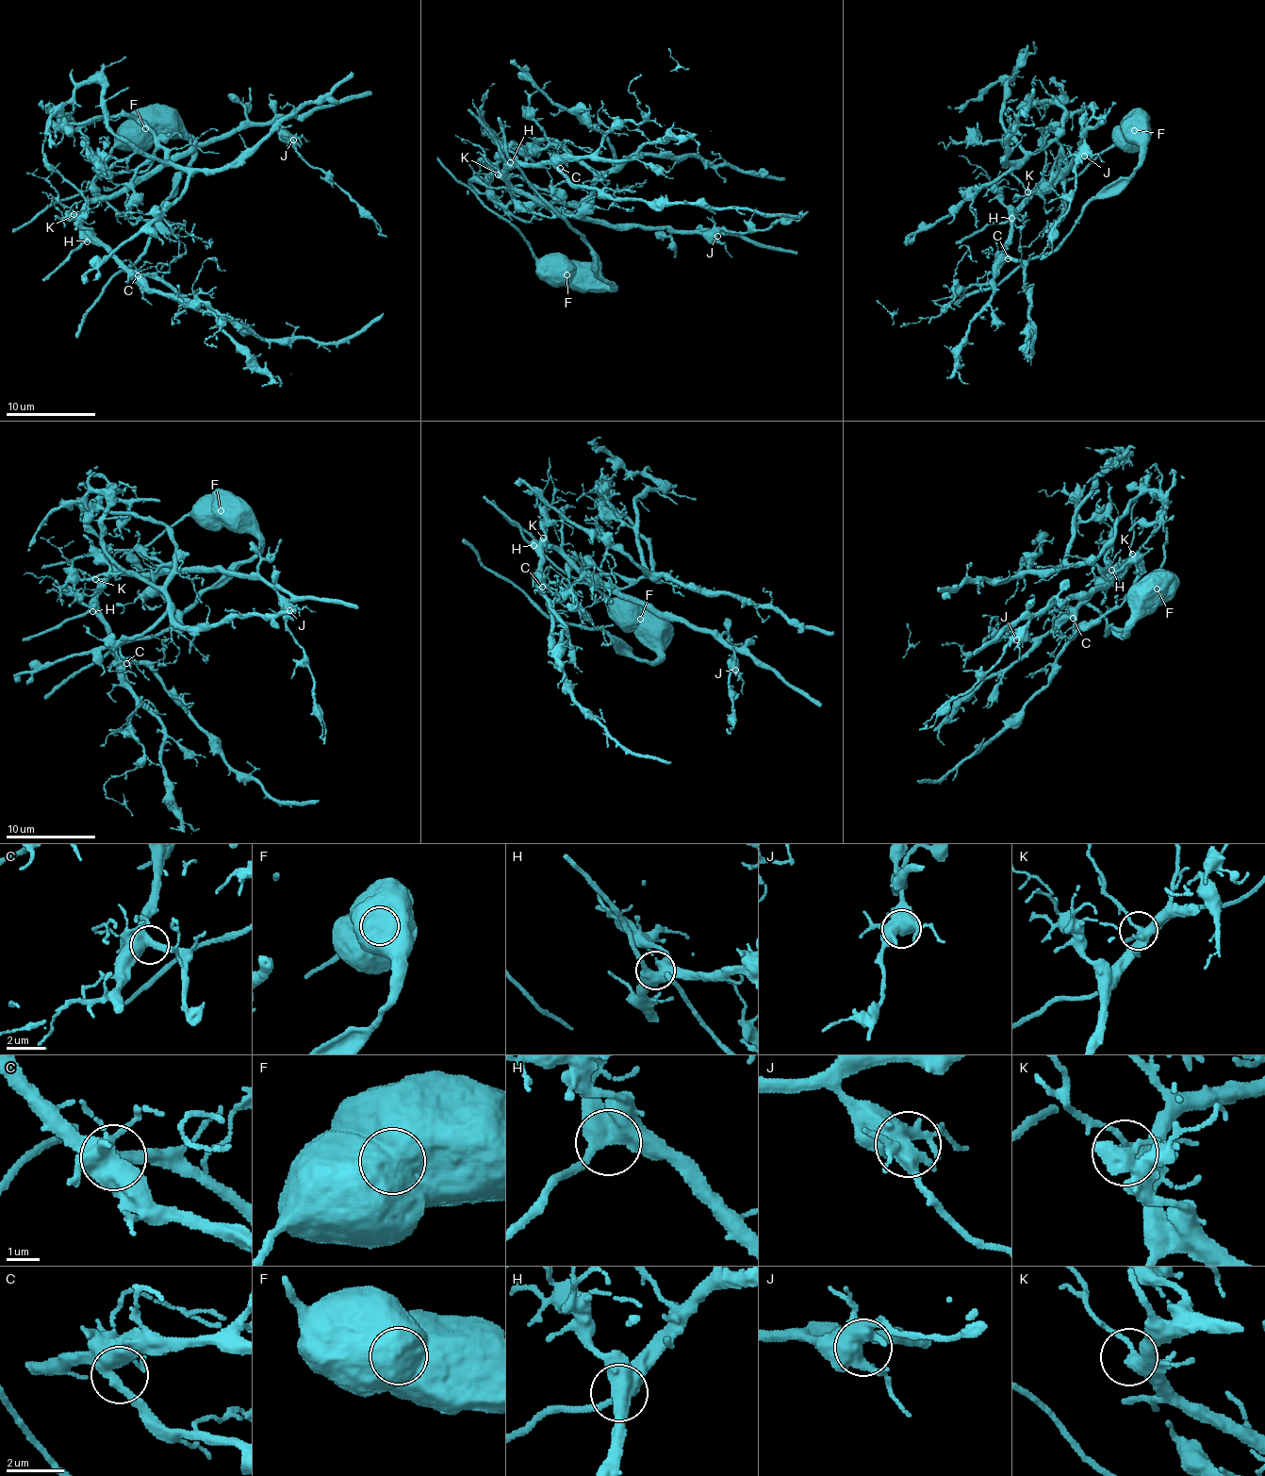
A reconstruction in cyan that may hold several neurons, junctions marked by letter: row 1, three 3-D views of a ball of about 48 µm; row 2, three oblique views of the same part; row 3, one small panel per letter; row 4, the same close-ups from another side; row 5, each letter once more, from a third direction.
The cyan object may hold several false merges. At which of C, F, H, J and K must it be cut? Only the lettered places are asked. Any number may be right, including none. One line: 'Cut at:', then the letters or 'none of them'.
Cut at: F

